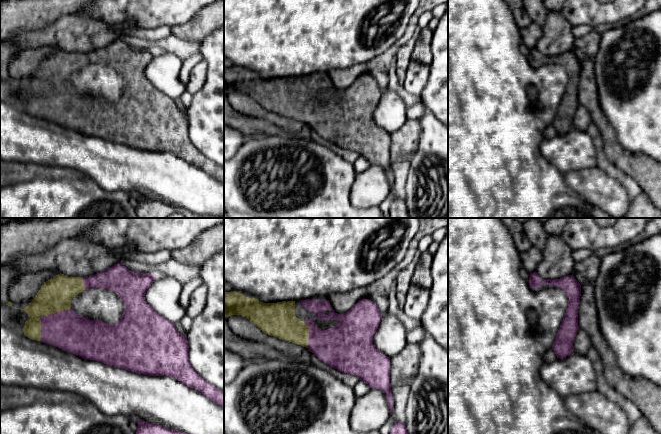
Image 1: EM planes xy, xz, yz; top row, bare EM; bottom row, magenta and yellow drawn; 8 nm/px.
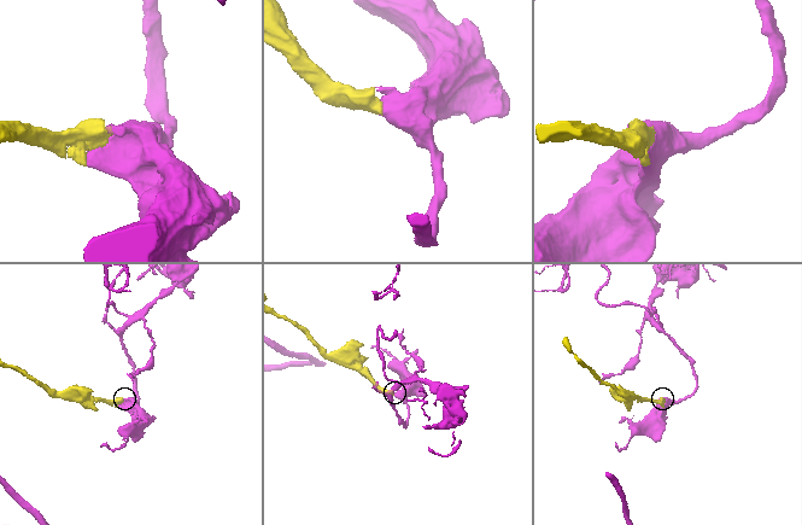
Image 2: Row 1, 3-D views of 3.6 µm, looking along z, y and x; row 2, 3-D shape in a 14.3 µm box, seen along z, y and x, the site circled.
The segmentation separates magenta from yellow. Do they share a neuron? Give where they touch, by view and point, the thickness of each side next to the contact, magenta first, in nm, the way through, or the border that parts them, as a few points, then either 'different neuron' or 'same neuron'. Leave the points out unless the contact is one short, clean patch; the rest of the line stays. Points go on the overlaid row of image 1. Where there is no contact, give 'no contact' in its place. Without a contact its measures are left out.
xy (56, 312) | 300/260 nm | same neuron

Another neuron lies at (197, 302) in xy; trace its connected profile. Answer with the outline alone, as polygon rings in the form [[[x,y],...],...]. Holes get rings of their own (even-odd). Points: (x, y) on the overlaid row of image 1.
[[[201,285],[191,294],[188,307],[185,309],[186,315],[196,318],[205,308],[208,289]]]

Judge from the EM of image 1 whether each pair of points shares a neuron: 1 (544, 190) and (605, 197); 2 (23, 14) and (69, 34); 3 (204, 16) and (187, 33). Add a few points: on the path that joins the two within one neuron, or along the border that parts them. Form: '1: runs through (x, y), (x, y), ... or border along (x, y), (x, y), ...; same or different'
1: border along (563, 177), (571, 189), (598, 207); different
2: runs through (34, 17), (48, 17), (58, 24); same
3: runs through (200, 20), (191, 29); same

